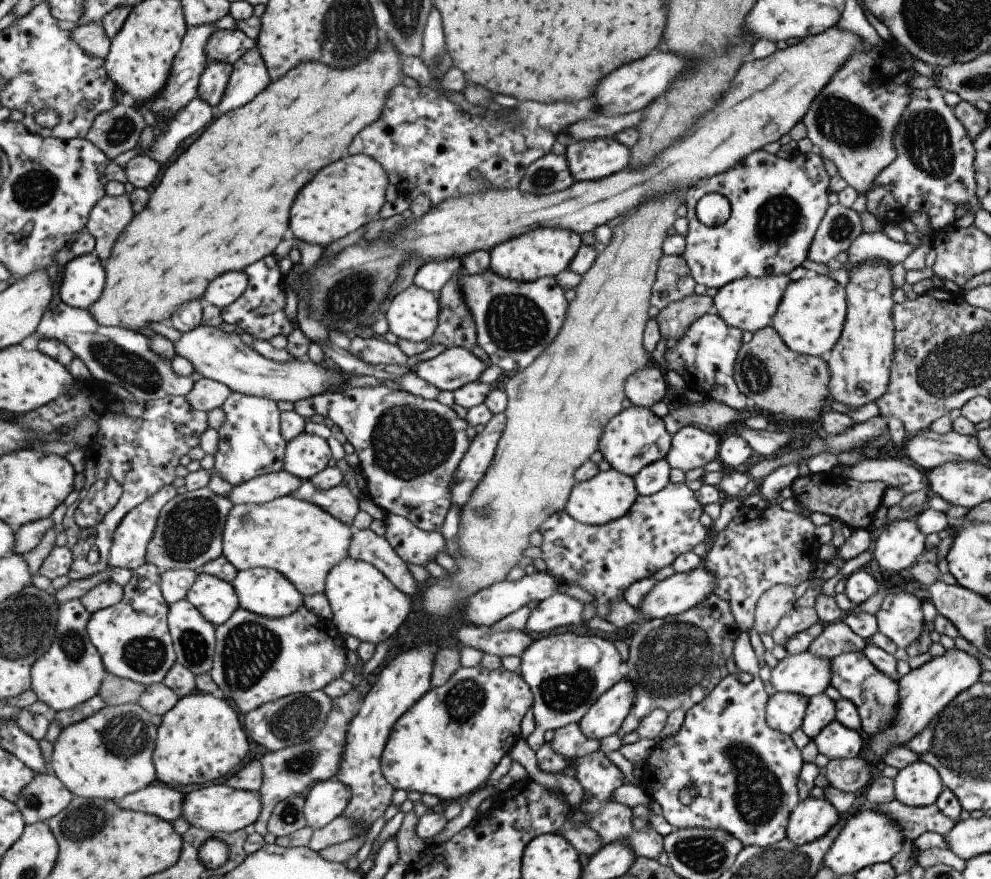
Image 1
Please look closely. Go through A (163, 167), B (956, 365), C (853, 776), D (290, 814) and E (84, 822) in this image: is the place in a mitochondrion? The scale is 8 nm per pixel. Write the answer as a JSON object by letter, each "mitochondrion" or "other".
{"A":"other","B":"mitochondrion","C":"mitochondrion","D":"mitochondrion","E":"mitochondrion"}

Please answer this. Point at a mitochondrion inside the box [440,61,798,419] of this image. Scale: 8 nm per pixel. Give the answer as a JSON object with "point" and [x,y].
{"point":[515,323]}

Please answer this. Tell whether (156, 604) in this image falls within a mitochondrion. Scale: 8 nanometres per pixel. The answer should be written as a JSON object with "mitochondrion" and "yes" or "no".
{"mitochondrion":"no"}

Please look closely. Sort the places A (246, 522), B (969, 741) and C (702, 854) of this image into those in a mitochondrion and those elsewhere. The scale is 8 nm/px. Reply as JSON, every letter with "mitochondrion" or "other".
{"A":"mitochondrion","B":"mitochondrion","C":"mitochondrion"}

